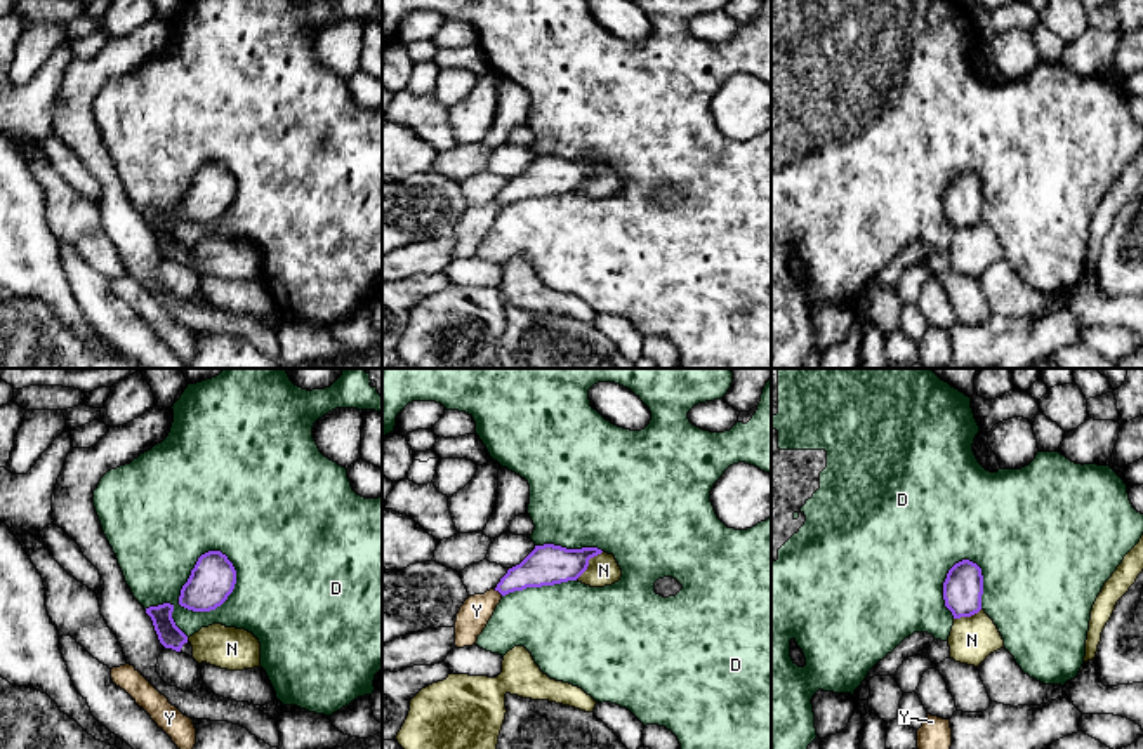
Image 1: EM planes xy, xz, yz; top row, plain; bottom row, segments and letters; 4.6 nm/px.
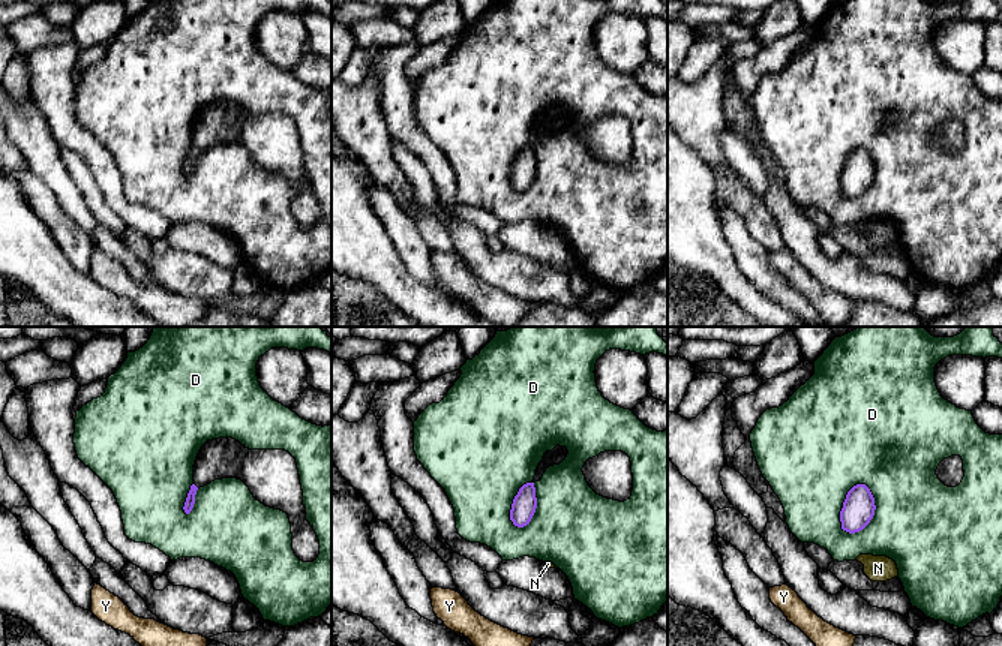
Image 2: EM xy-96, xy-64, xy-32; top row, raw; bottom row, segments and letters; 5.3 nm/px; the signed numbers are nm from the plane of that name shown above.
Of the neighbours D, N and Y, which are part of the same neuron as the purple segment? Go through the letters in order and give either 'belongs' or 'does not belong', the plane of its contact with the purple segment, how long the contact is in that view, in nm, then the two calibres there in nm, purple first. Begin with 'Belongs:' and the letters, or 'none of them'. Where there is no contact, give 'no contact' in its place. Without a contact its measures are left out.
Belongs: none of them
D: does not belong; meets purple in xy; contact 320 nm long; 200 nm thick on the purple side, 460 nm on the other
N: does not belong; meets purple in xz; contact 190 nm long; 190 nm thick on the purple side, 140 nm on the other
Y: does not belong; meets purple in xz; contact 50 nm long; 190 nm thick on the purple side, 140 nm on the other

